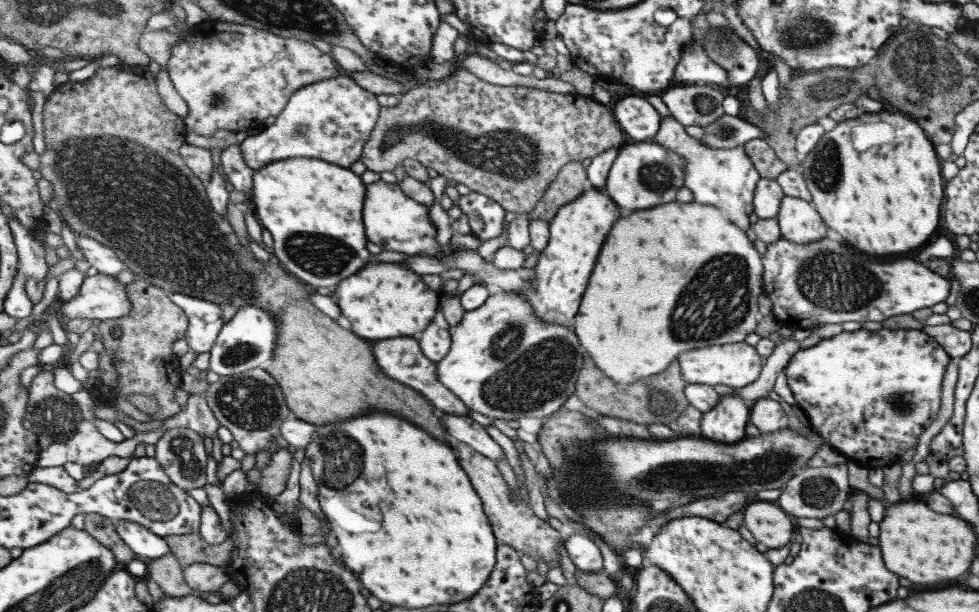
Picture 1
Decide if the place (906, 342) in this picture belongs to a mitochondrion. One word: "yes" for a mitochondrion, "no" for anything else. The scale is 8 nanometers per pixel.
no

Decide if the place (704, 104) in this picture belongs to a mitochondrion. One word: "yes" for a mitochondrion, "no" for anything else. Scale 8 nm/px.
yes

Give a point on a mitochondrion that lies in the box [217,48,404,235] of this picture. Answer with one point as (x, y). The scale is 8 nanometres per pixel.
(298, 130)

